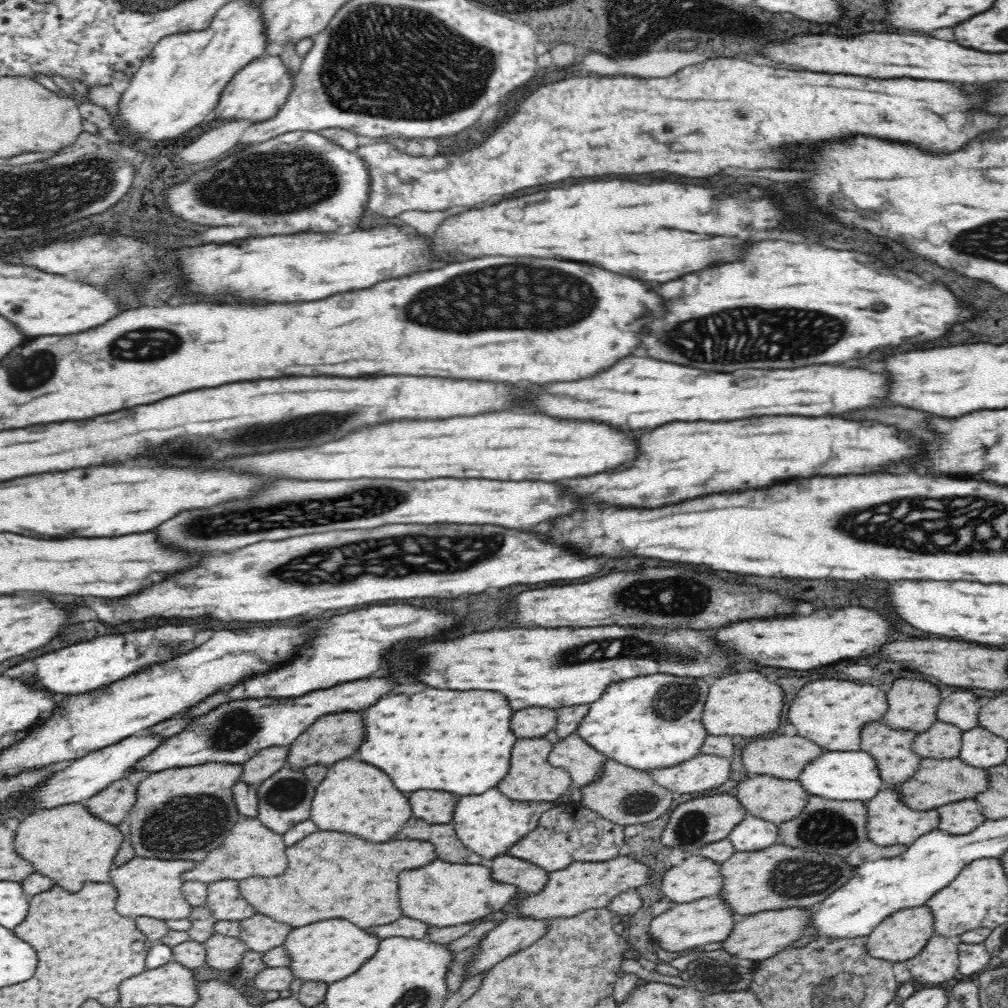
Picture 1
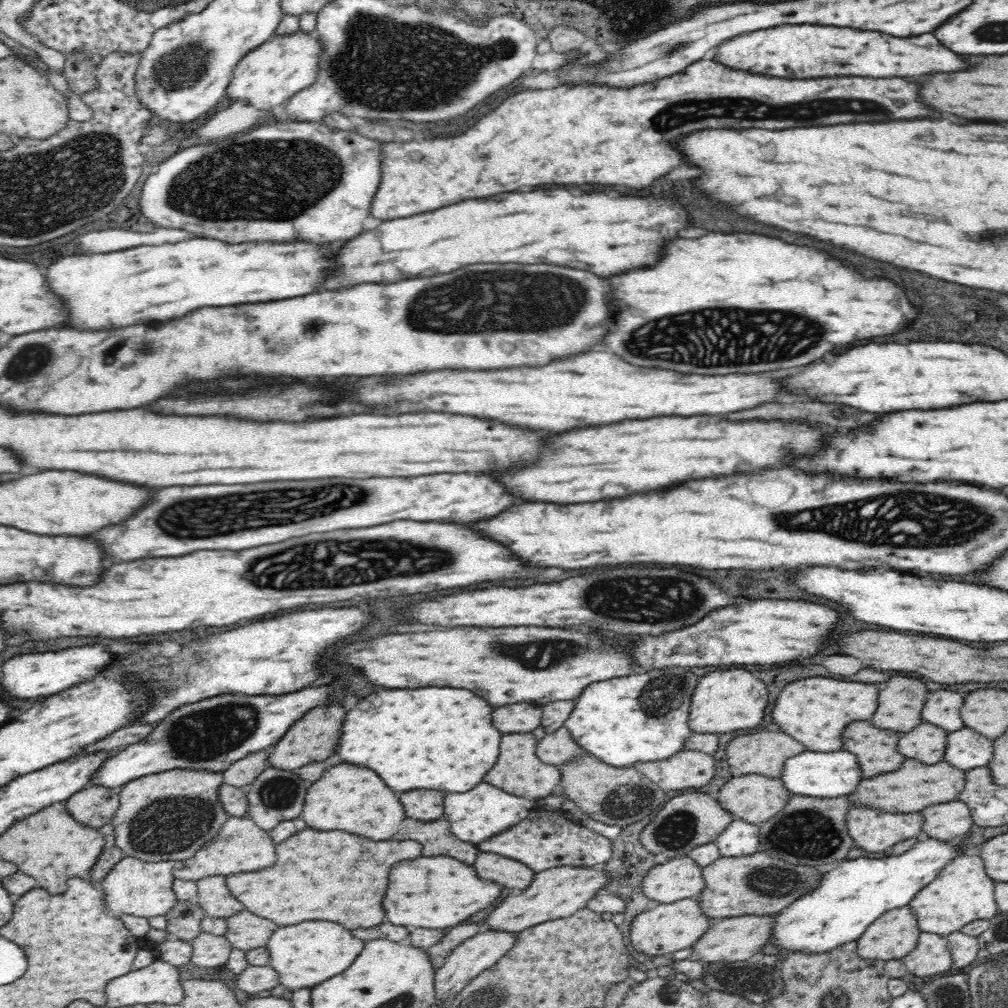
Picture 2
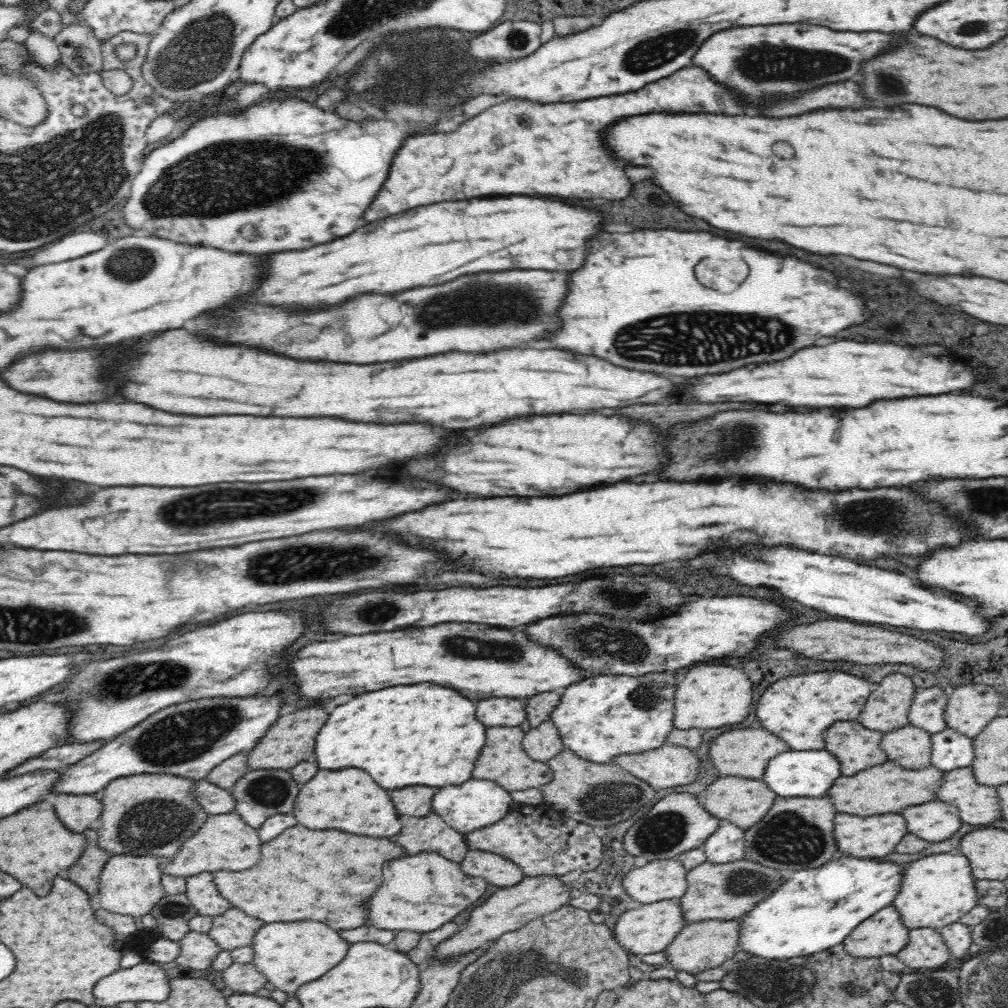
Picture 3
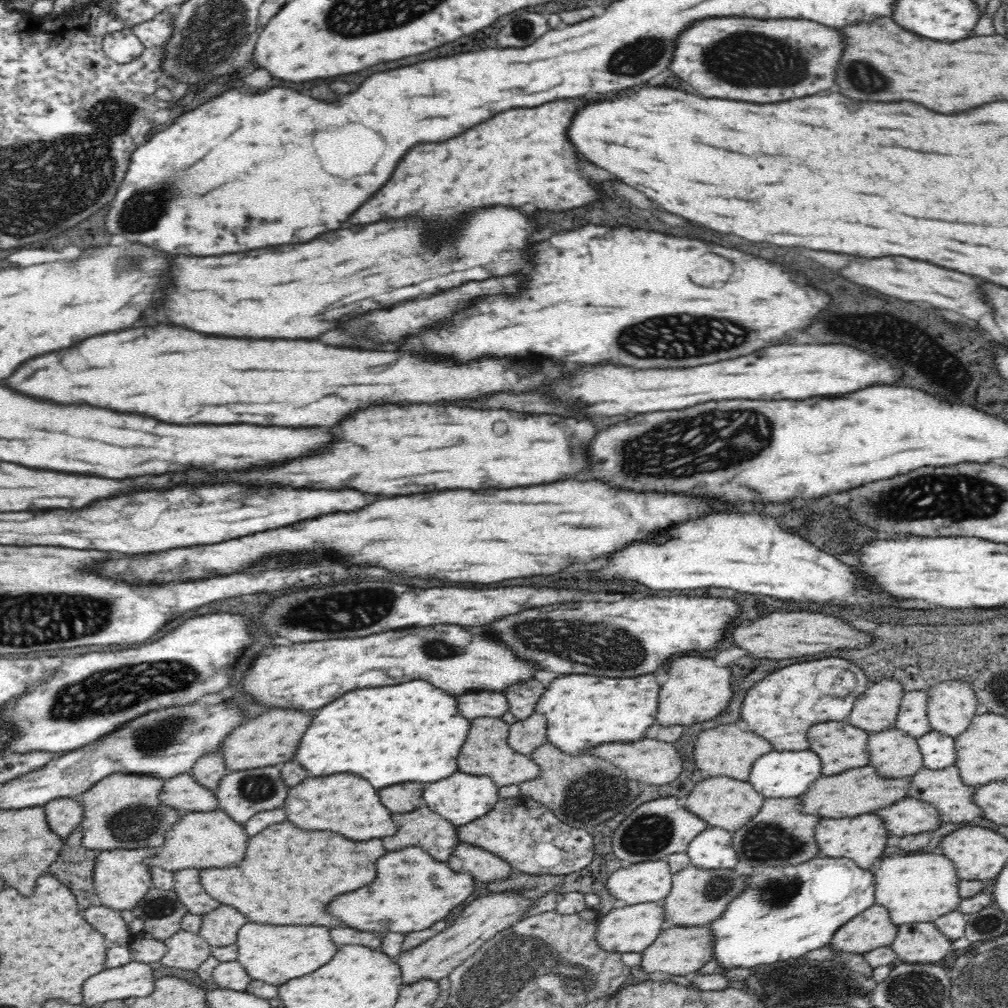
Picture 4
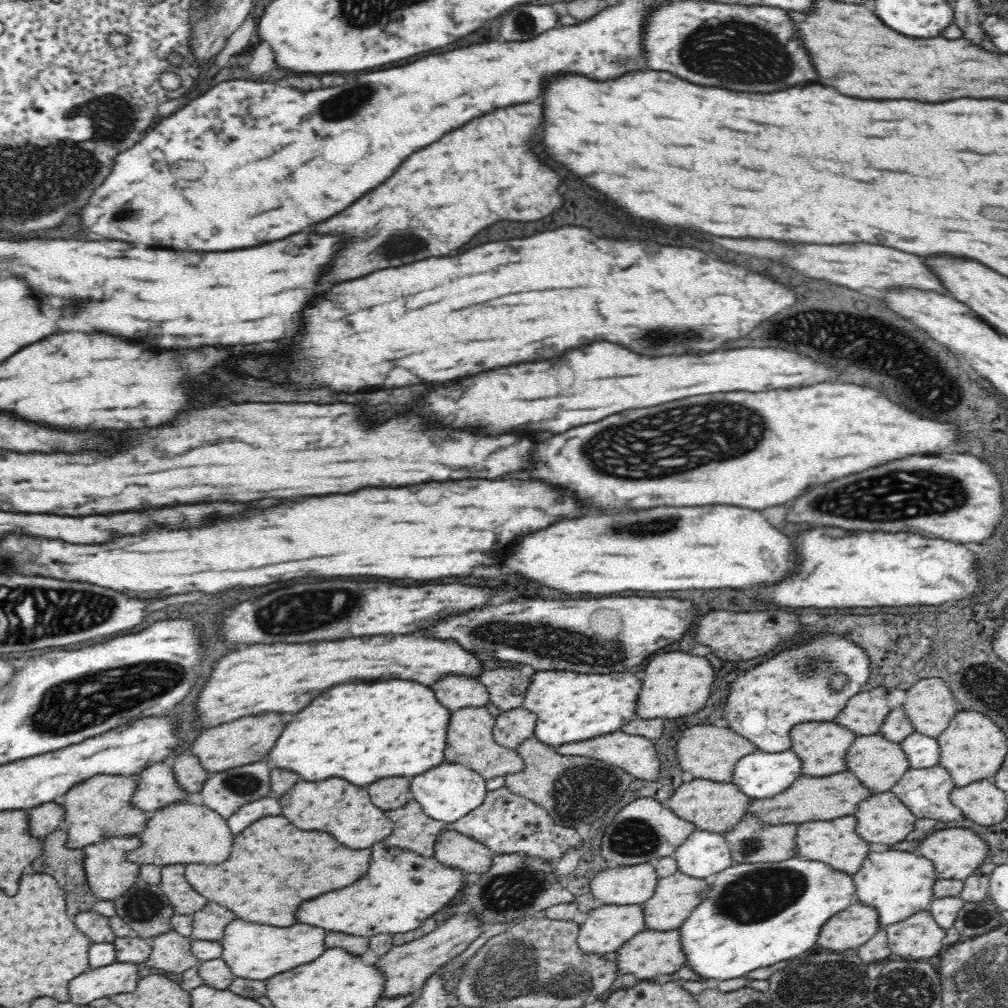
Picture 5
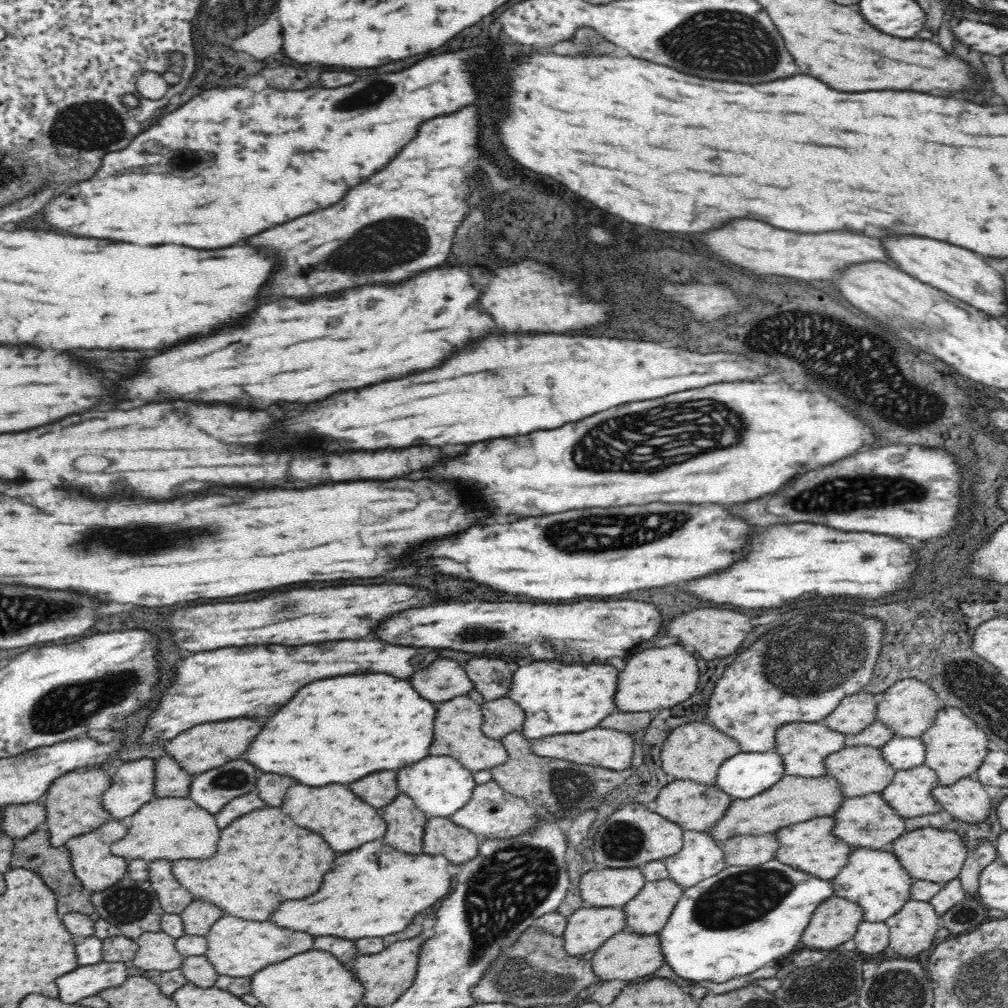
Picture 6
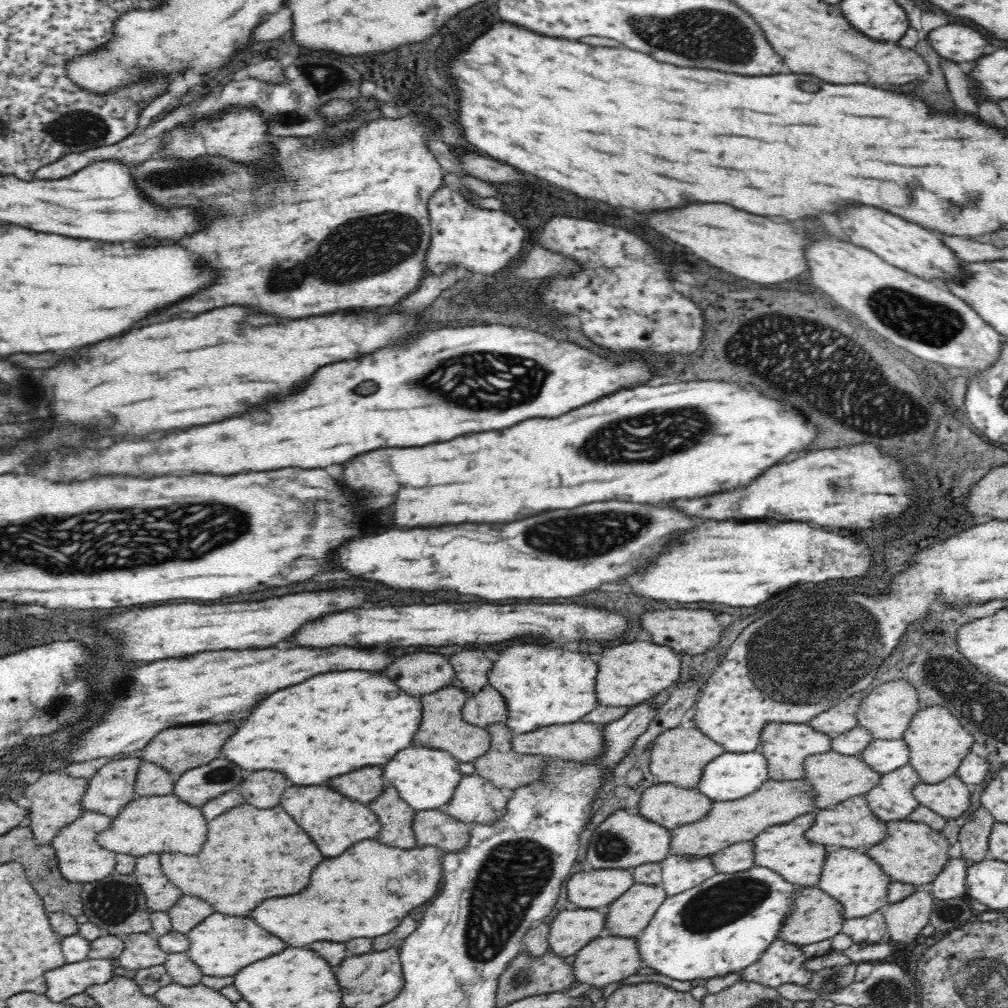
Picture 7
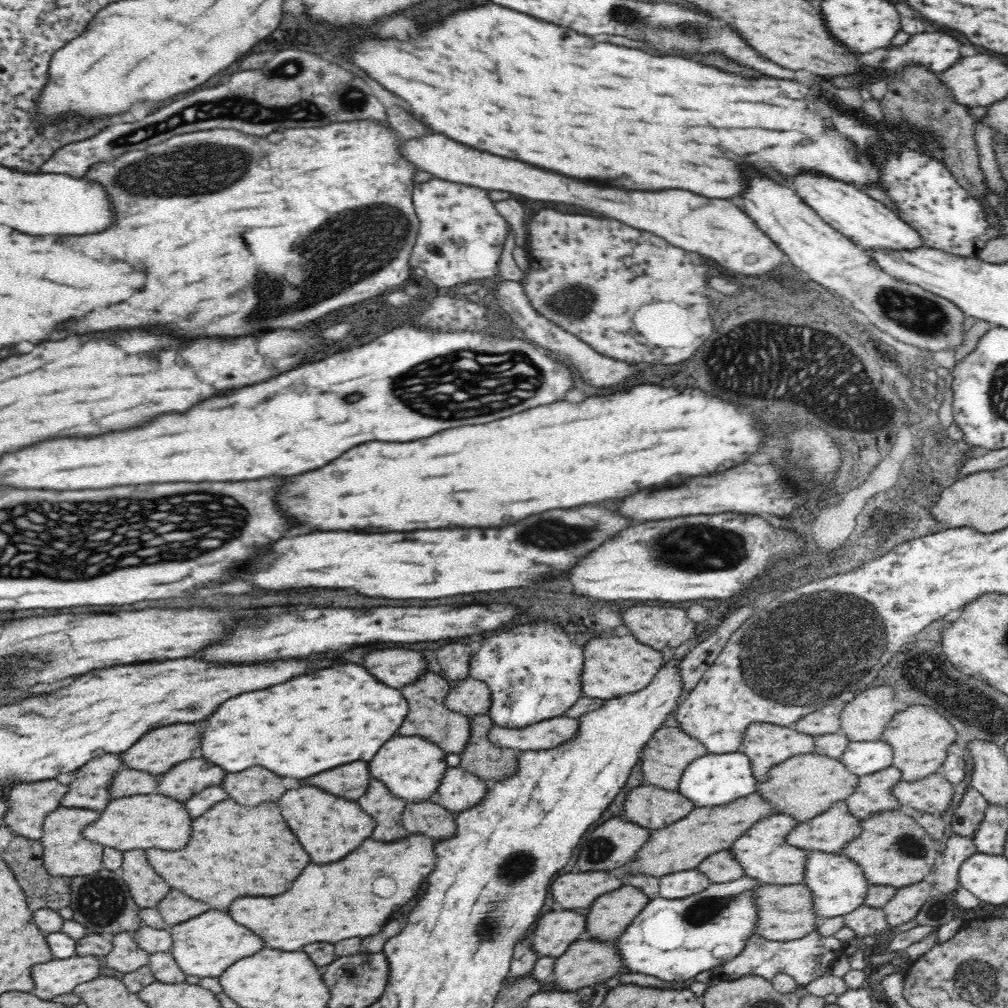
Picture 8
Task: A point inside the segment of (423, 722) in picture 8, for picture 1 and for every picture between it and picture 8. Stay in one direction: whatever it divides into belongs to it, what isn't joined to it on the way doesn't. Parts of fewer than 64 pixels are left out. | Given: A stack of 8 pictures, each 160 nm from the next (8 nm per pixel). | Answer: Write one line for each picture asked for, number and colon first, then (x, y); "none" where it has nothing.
1: (532, 778)
2: (519, 771)
3: (504, 761)
4: (486, 752)
5: (470, 742)
6: (457, 733)
7: (443, 727)

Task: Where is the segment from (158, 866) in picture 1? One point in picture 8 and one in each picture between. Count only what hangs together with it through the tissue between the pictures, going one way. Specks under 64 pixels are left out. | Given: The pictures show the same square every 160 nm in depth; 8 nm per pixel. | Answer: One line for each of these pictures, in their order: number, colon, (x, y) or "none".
2: (135, 887)
3: (130, 885)
4: (121, 879)
5: (109, 873)
6: (96, 867)
7: (81, 859)
8: (67, 853)

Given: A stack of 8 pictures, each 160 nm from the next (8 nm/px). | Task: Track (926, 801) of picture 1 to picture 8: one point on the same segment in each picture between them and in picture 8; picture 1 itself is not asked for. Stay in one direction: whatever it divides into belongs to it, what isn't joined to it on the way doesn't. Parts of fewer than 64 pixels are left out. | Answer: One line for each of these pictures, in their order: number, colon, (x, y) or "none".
2: (913, 787)
3: (887, 788)
4: (861, 790)
5: (810, 799)
6: (794, 799)
7: (776, 802)
8: (684, 844)

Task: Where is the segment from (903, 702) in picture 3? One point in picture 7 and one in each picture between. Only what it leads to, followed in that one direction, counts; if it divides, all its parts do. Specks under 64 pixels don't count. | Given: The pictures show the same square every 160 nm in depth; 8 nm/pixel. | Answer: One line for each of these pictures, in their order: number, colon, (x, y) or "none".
4: (877, 709)
5: (865, 712)
6: (854, 715)
7: (841, 718)

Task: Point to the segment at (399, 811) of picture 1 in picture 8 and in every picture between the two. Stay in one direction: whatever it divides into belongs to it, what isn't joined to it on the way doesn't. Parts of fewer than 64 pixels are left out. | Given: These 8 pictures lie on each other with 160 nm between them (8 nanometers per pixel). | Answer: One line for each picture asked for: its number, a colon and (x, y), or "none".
2: (351, 798)
3: (349, 800)
4: (342, 803)
5: (335, 806)
6: (346, 821)
7: (335, 823)
8: (329, 828)

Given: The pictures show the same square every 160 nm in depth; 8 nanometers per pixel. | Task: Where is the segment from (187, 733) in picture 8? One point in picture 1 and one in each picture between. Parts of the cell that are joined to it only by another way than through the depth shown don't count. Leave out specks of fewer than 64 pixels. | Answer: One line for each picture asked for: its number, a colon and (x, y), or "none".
1: (336, 736)
2: (313, 738)
3: (291, 740)
4: (272, 738)
5: (249, 739)
6: (205, 747)
7: (179, 749)

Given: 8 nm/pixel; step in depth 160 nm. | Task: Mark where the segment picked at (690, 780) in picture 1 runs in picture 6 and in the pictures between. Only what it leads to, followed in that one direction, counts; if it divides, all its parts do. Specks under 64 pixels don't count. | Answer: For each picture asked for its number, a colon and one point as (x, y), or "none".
2: (689, 768)
3: (670, 765)
4: (655, 762)
5: (637, 755)
6: (610, 748)

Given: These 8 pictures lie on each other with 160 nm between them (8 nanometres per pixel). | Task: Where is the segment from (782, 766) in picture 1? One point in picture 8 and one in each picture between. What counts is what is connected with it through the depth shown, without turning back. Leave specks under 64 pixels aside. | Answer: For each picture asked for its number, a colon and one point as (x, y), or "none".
2: (764, 753)
3: (745, 753)
4: (726, 750)
5: (708, 751)
6: (695, 751)
7: (679, 755)
8: (666, 755)

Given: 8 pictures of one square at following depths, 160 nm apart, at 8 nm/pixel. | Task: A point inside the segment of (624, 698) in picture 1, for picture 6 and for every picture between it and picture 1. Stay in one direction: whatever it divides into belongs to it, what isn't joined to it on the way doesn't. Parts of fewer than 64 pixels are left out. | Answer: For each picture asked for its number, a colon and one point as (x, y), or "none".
2: (639, 718)
3: (601, 718)
4: (582, 711)
5: (571, 707)
6: (557, 699)

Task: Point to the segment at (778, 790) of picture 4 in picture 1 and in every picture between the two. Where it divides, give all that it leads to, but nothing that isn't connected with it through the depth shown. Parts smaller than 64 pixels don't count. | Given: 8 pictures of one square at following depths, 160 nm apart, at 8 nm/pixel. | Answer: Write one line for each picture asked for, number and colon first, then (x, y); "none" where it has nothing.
1: (837, 776)
2: (813, 774)
3: (809, 773)

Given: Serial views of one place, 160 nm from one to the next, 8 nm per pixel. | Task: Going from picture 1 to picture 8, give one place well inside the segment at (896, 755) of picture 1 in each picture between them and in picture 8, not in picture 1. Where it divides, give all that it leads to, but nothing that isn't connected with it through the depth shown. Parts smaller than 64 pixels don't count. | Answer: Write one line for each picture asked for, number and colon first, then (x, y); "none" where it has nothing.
2: (877, 749)
3: (858, 748)
4: (840, 746)
5: (822, 746)
6: (803, 747)
7: (785, 746)
8: (766, 746)

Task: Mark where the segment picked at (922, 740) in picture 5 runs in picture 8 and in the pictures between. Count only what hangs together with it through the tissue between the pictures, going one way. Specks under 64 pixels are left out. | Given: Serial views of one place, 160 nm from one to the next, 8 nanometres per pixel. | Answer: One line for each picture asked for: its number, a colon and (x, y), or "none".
6: (902, 753)
7: (884, 756)
8: (862, 758)

